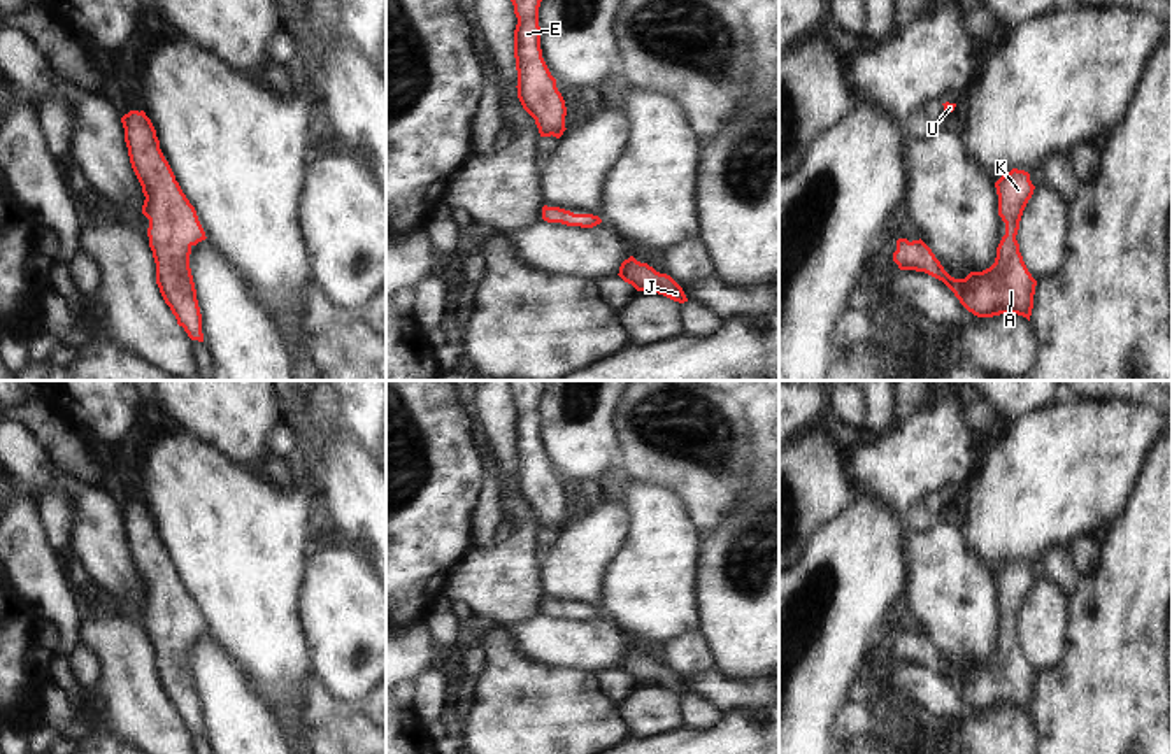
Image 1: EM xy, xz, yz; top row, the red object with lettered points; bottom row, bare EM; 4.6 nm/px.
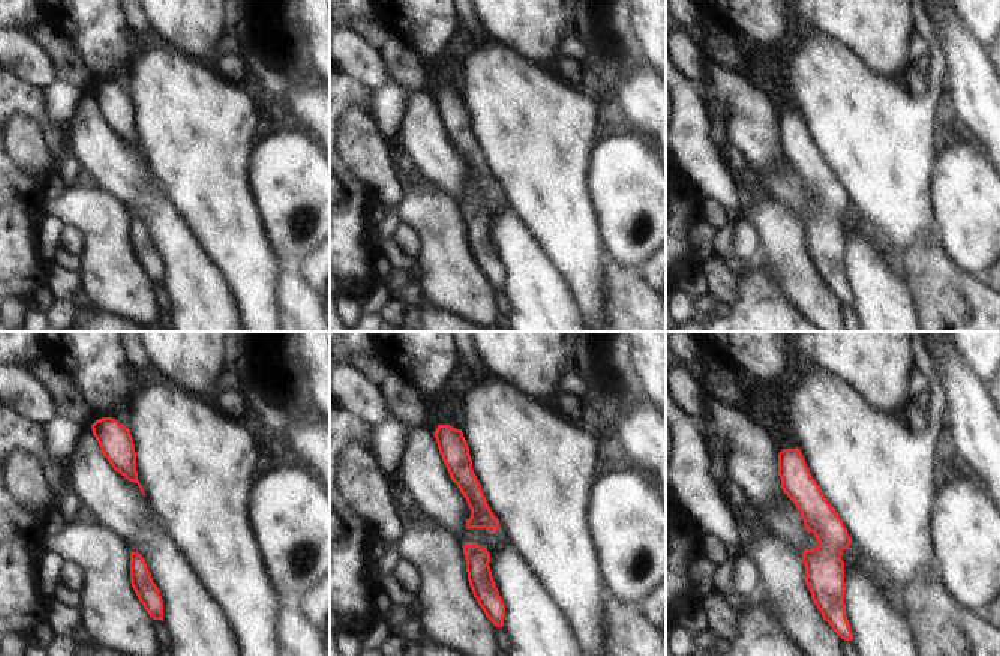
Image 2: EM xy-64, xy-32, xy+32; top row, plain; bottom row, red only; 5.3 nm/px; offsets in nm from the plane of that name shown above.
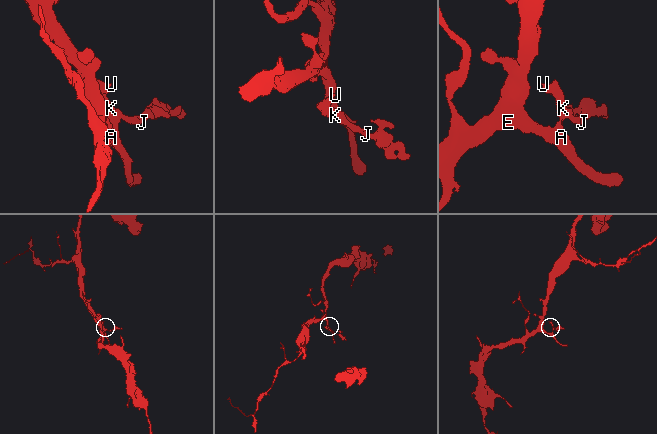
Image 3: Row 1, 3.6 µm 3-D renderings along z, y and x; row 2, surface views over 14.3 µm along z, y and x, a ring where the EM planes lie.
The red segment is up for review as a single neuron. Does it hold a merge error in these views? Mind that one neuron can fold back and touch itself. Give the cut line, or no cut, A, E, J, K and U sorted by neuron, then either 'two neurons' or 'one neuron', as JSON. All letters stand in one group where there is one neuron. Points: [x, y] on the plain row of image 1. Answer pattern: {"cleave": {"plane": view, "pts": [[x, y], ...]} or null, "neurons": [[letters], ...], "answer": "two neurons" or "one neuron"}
{"cleave": null, "neurons": [["A", "E", "J", "K", "U"]], "answer": "one neuron"}

